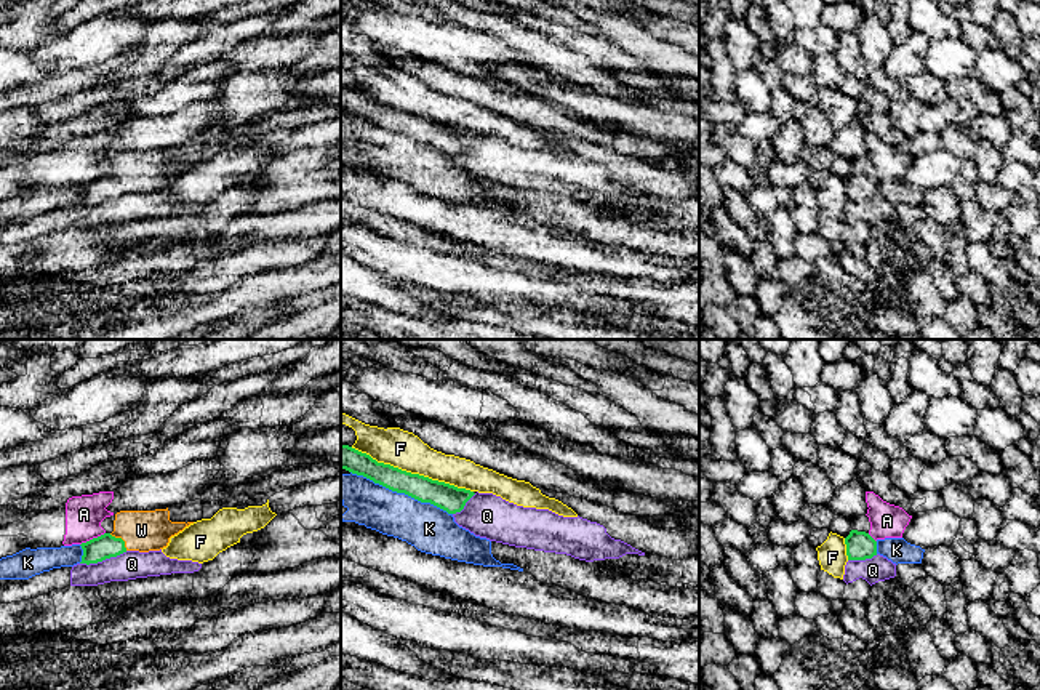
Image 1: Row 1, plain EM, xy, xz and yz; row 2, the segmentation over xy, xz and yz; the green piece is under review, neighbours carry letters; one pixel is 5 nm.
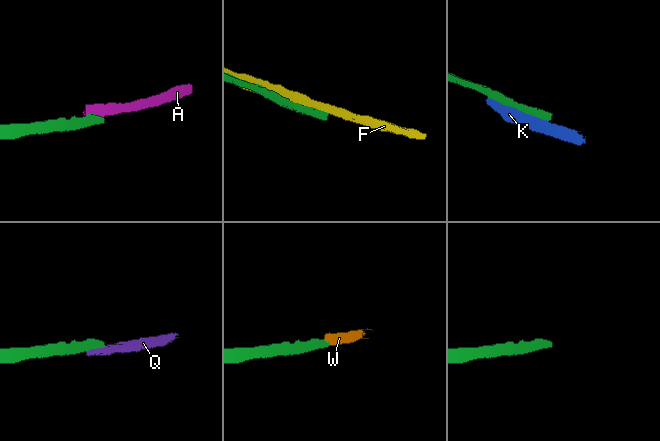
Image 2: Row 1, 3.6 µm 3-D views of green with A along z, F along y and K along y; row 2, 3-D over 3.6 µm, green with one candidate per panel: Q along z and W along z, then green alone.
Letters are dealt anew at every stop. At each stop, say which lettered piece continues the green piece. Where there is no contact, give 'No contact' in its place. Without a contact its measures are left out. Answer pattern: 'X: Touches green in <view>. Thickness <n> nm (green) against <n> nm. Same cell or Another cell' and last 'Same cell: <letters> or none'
A: Touches green in xy. Thickness 120 nm (green) against 190 nm. Another cell
F: Touches green in xz. Thickness 140 nm (green) against 190 nm. Another cell
K: Touches green in xz. Thickness 140 nm (green) against 240 nm. Another cell
Q: Touches green in xy. Thickness 120 nm (green) against 140 nm. Another cell
W: Touches green in xy. Thickness 120 nm (green) against 200 nm. Same cell
Same cell: W

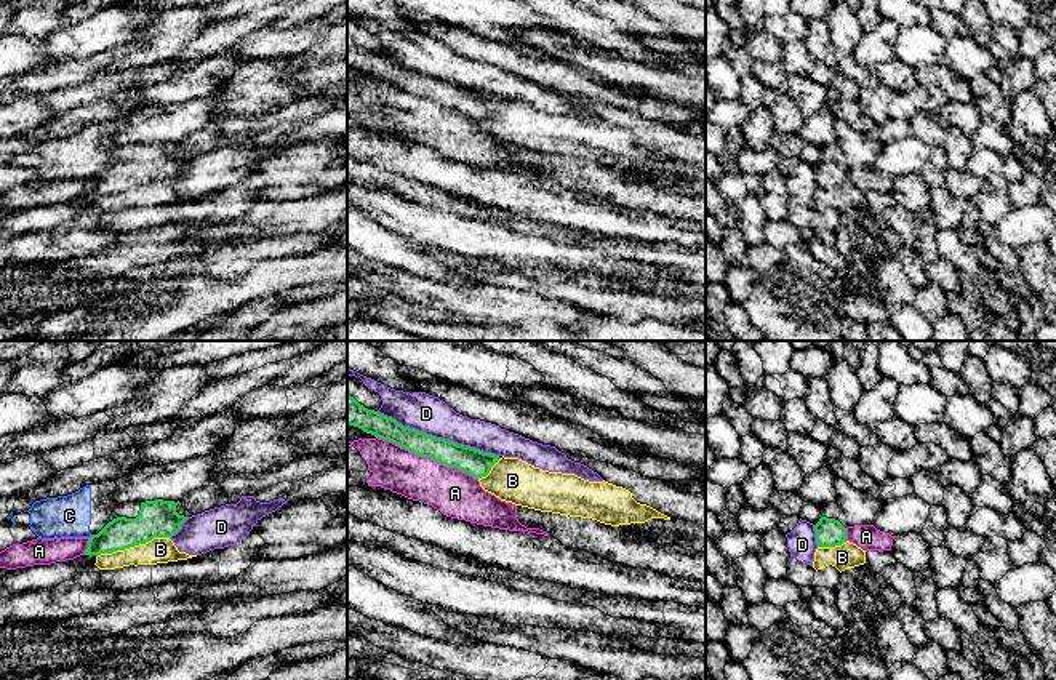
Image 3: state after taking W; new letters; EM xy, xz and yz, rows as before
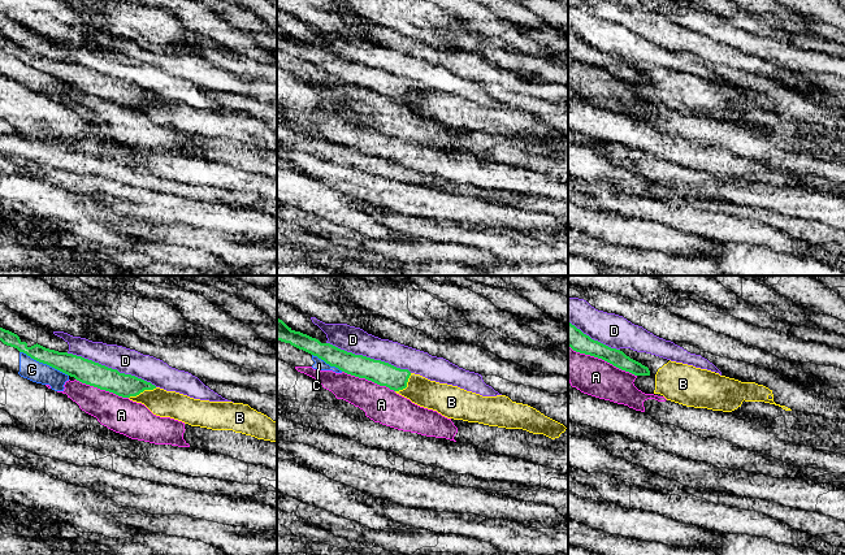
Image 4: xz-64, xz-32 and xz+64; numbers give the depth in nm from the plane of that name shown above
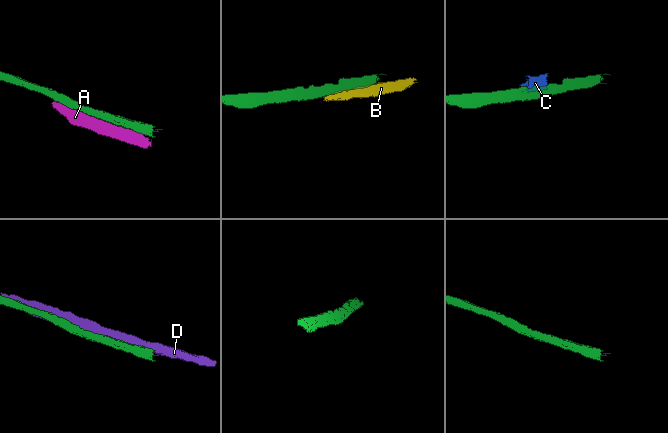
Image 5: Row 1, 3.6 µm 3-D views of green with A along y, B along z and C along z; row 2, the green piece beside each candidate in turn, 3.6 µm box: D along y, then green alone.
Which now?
A: Touches green in xz. Thickness 140 nm (green) against 240 nm. Another cell
B: Touches green in xy. Thickness 190 nm (green) against 130 nm. Another cell
C: Touches green in xy. Thickness 160 nm (green) against 220 nm. Another cell
D: Touches green in xz. Thickness 140 nm (green) against 190 nm. Another cell
Same cell: none

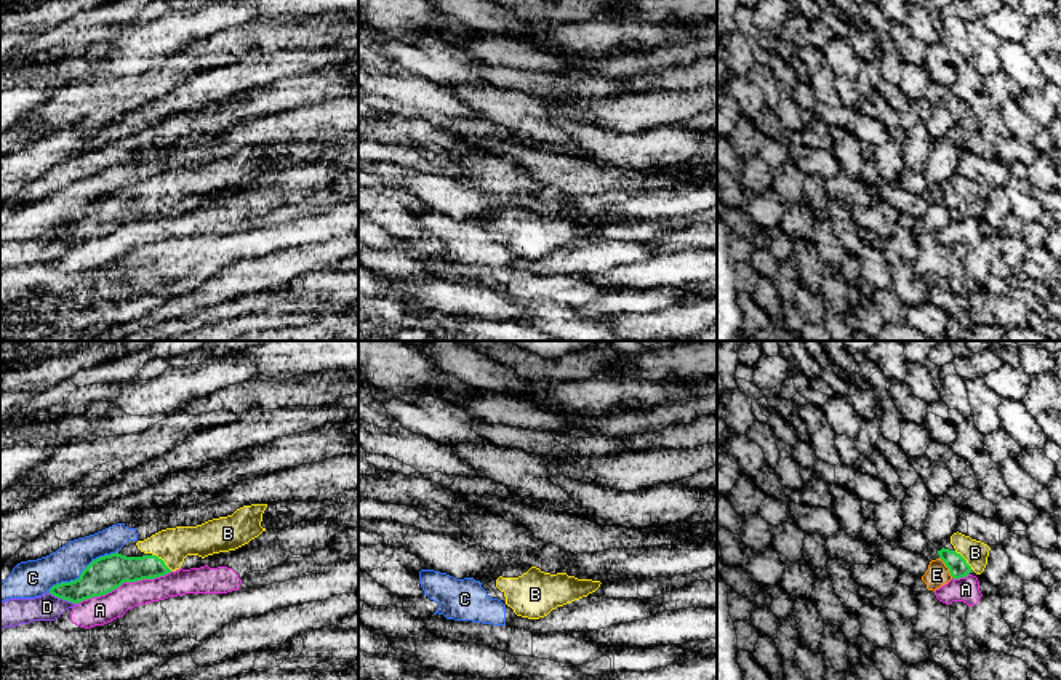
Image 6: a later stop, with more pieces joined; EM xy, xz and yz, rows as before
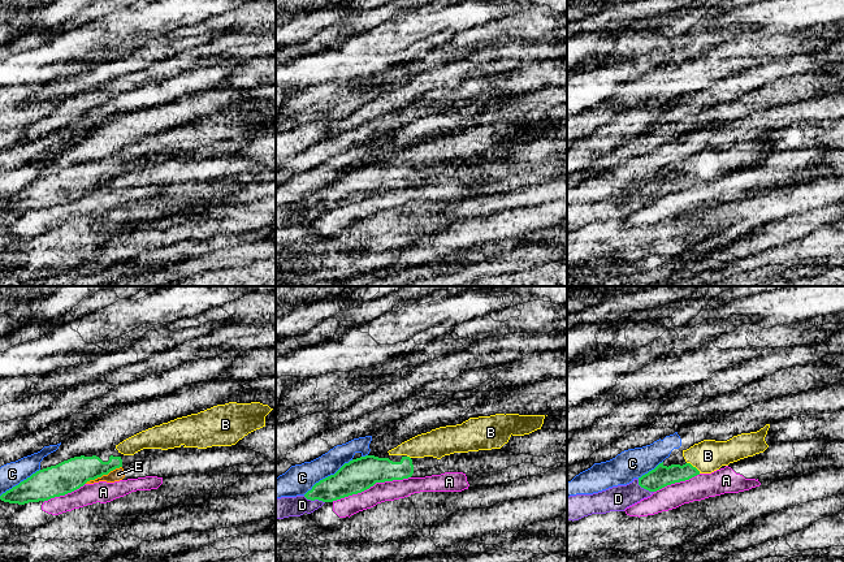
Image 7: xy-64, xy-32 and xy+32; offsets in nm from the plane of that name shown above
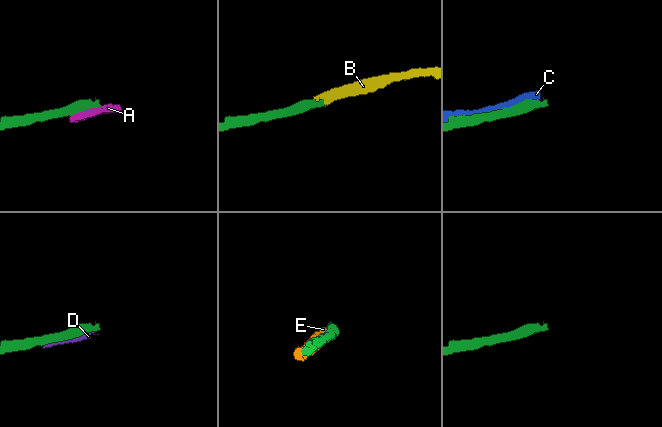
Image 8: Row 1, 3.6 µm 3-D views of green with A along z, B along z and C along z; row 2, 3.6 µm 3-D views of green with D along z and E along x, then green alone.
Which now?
A: Touches green in xy. Thickness 180 nm (green) against 140 nm. Another cell
B: Touches green in xy. Thickness 160 nm (green) against 180 nm. Same cell
C: Touches green in xy. Thickness 180 nm (green) against 190 nm. Another cell
D: Touches green in xy. Thickness 180 nm (green) against 140 nm. Another cell
E: Touches green in yz. Thickness 100 nm (green) against 120 nm. Another cell
Same cell: B

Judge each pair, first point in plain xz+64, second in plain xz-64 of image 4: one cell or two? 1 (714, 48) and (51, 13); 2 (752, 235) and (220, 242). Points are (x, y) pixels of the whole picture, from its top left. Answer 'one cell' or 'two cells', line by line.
1: two cells
2: one cell

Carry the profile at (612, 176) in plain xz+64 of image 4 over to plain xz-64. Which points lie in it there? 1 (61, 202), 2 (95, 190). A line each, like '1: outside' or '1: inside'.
1: outside
2: inside

